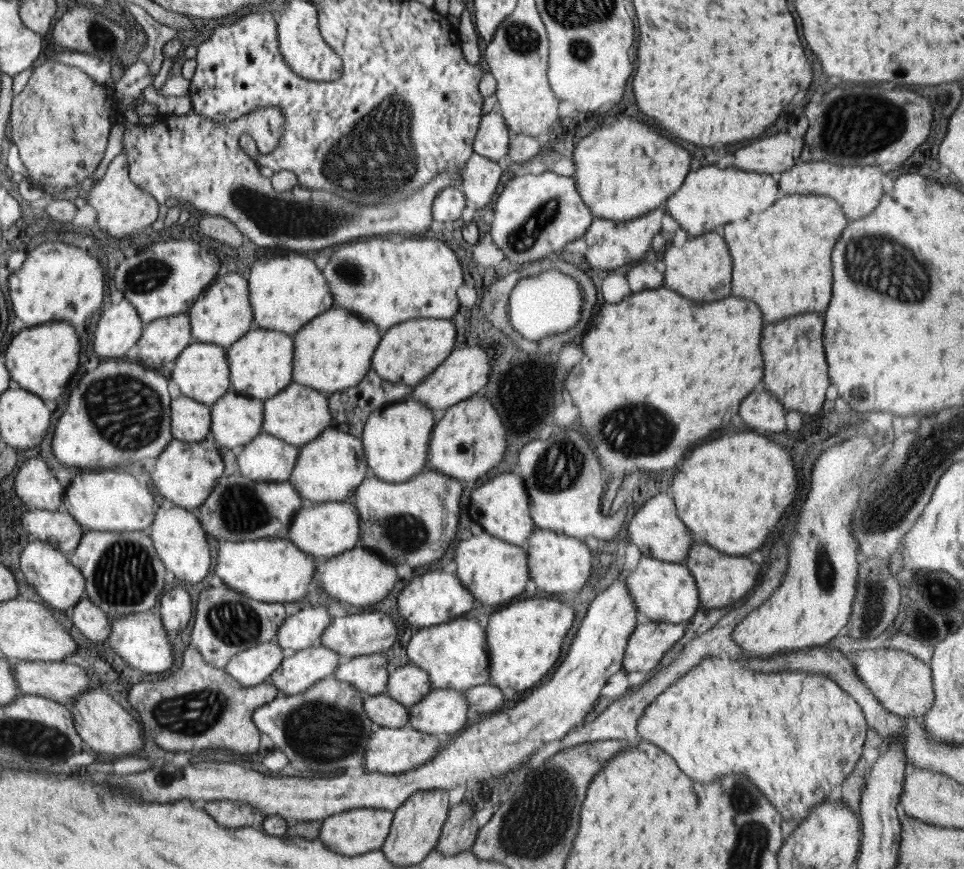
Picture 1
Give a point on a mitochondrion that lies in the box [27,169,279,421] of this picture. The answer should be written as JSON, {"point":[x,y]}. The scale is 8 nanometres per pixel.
{"point":[148,275]}

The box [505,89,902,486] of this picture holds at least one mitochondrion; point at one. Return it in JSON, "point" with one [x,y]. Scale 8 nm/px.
{"point":[631,431]}

